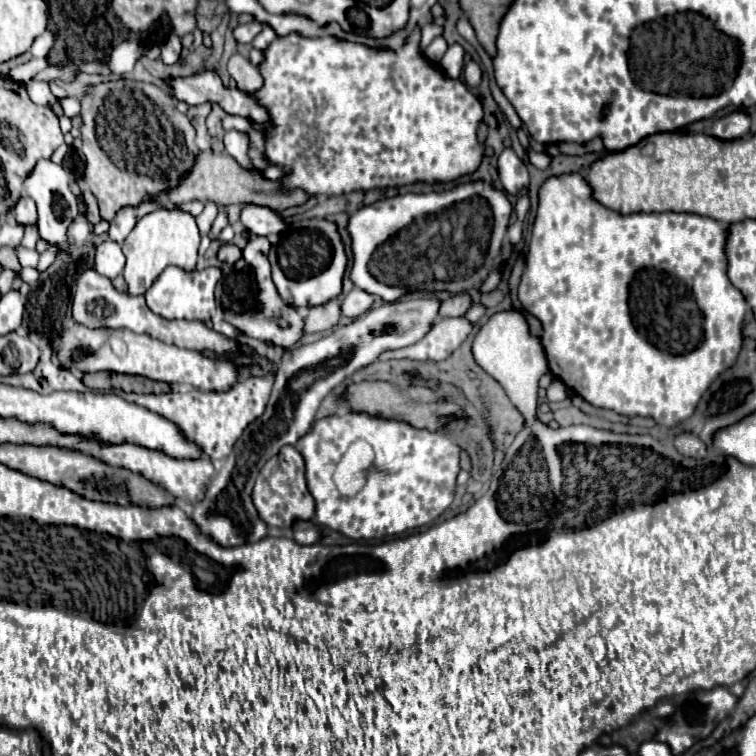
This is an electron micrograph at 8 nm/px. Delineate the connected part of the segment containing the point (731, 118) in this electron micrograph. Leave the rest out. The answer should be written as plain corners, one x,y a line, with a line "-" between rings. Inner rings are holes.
733,112
729,116
723,116
715,120
711,136
717,136
717,140
741,140
749,134
749,116
743,112

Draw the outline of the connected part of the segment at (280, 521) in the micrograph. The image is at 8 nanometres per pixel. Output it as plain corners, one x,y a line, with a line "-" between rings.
293,446
281,448
281,452
267,460
267,464
261,468
253,488
253,504
269,526
279,528
289,528
293,520
311,520
315,516
315,500
305,482
305,462

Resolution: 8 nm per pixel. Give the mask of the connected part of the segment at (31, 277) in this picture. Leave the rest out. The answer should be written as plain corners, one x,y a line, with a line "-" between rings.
25,267
22,268
18,274
14,273
14,277
21,278
24,282
29,285
36,286
38,284
40,273
36,268

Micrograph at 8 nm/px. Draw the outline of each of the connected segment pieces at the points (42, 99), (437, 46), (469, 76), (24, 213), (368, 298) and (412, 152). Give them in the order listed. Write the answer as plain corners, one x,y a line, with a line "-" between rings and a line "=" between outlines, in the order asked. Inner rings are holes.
31,80
29,84
25,84
25,88
27,88
27,92
29,92
29,98
31,98
35,104
45,104
45,106
47,106
47,104
55,102
55,96
51,94
47,82
35,82
35,80
=
442,36
434,38
434,40
424,50
424,55
428,60
434,63
439,63
444,56
448,44
=
467,62
463,68
463,76
465,76
465,84
471,88
477,88
481,84
481,68
477,62
=
27,194
21,196
15,206
15,222
21,226
35,226
37,224
37,210
35,210
33,200
=
353,288
341,302
341,314
347,318
357,318
367,312
373,304
373,296
361,288
=
419,28
405,40
403,48
399,52
391,52
391,50
373,50
367,48
363,44
353,44
353,42
343,42
337,38
301,38
297,34
285,36
285,38
275,38
273,44
263,52
265,54
265,62
261,64
259,72
263,74
263,88
255,94
255,98
259,100
259,104
263,104
269,114
271,114
271,122
267,124
255,124
253,126
265,134
265,146
267,146
267,158
271,164
279,164
285,170
283,176
283,186
285,188
303,188
309,194
325,194
325,196
341,196
341,194
349,194
353,190
371,190
371,188
391,188
391,186
407,186
407,184
415,184
415,182
427,182
427,184
435,184
435,182
453,182
461,176
473,174
481,160
483,160
483,146
477,142
477,126
483,118
483,108
481,102
467,90
467,86
459,80
449,80
445,78
445,74
431,62
427,62
423,58
423,54
419,52
-
321,128
321,136
317,136
317,140
311,138
311,130

